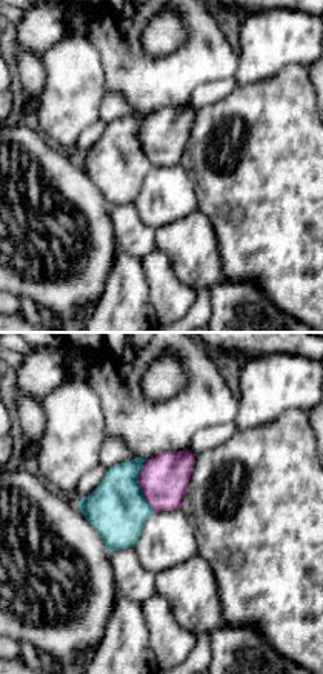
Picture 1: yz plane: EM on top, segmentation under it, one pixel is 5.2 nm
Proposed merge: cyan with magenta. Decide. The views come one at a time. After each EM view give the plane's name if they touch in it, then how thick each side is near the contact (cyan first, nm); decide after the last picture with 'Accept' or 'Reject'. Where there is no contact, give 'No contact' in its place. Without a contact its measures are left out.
Touches cyan in yz. Thickness 320 nm (cyan) against 260 nm

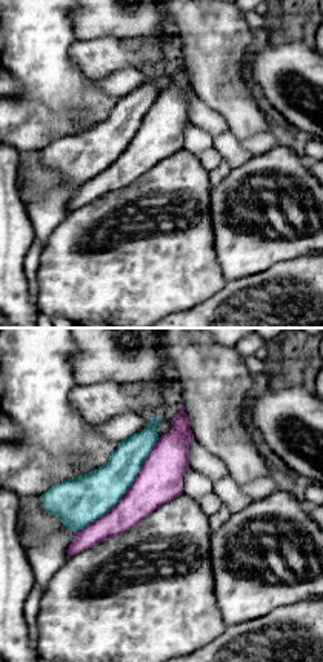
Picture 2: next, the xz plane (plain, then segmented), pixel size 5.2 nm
Touches cyan in xz. Thickness 260 nm (cyan) against 240 nm

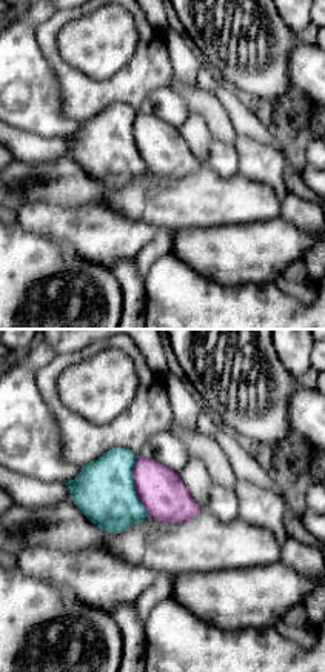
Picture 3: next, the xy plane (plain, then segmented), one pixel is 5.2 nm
Touches cyan in xy. Thickness 320 nm (cyan) against 240 nm

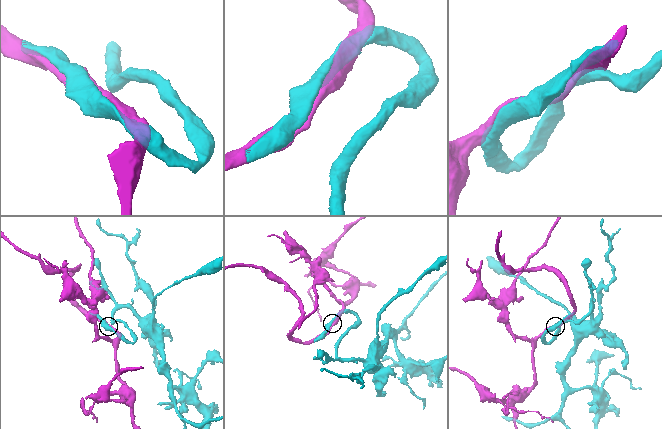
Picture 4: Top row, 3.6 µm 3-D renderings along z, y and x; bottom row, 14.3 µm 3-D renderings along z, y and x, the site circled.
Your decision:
Accept

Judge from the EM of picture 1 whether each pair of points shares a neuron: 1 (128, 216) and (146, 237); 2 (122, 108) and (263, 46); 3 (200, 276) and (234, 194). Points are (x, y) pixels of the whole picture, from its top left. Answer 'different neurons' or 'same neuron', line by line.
1: same neuron
2: different neurons
3: different neurons

